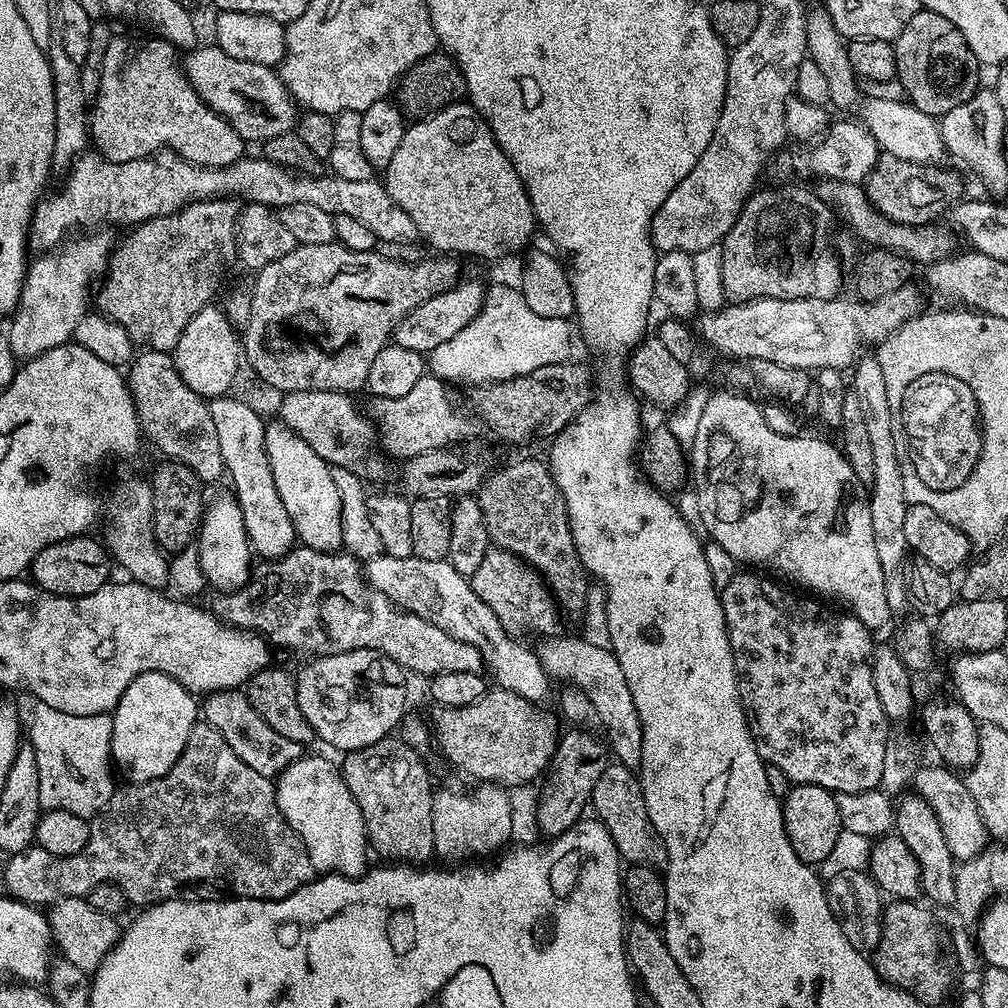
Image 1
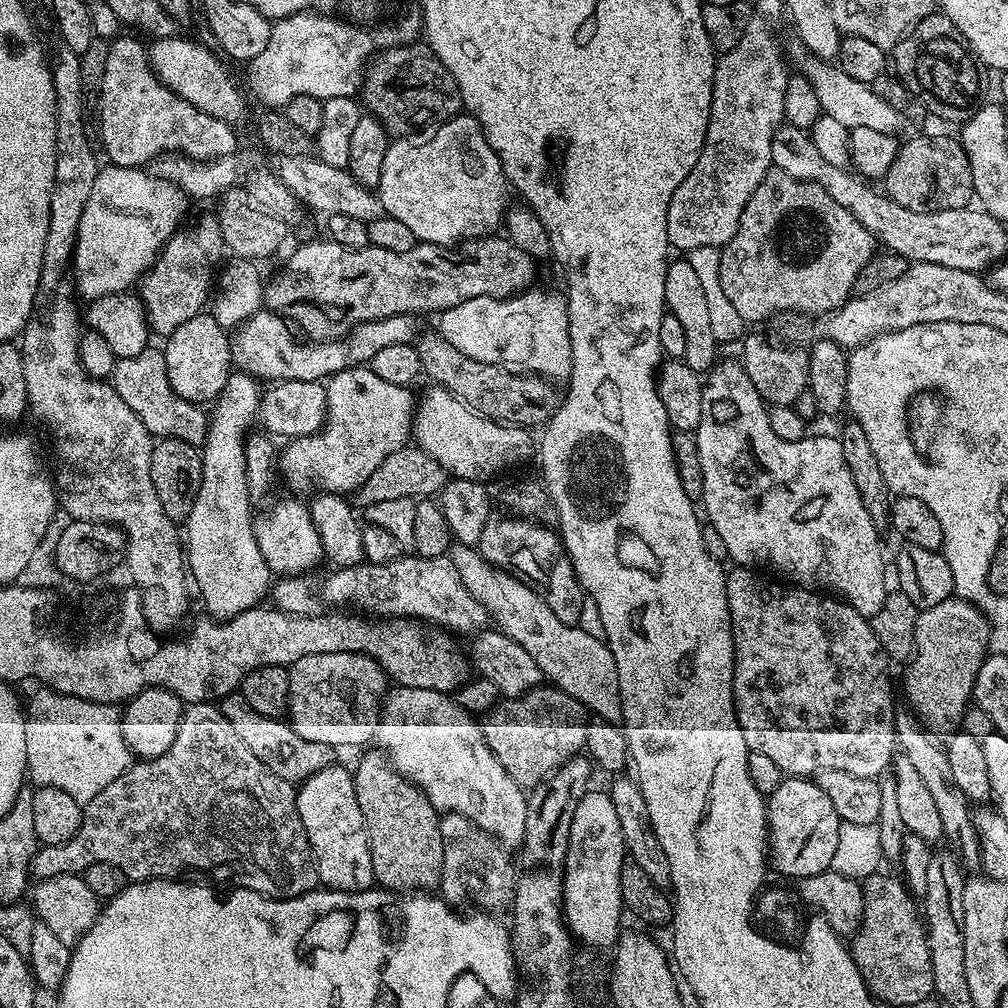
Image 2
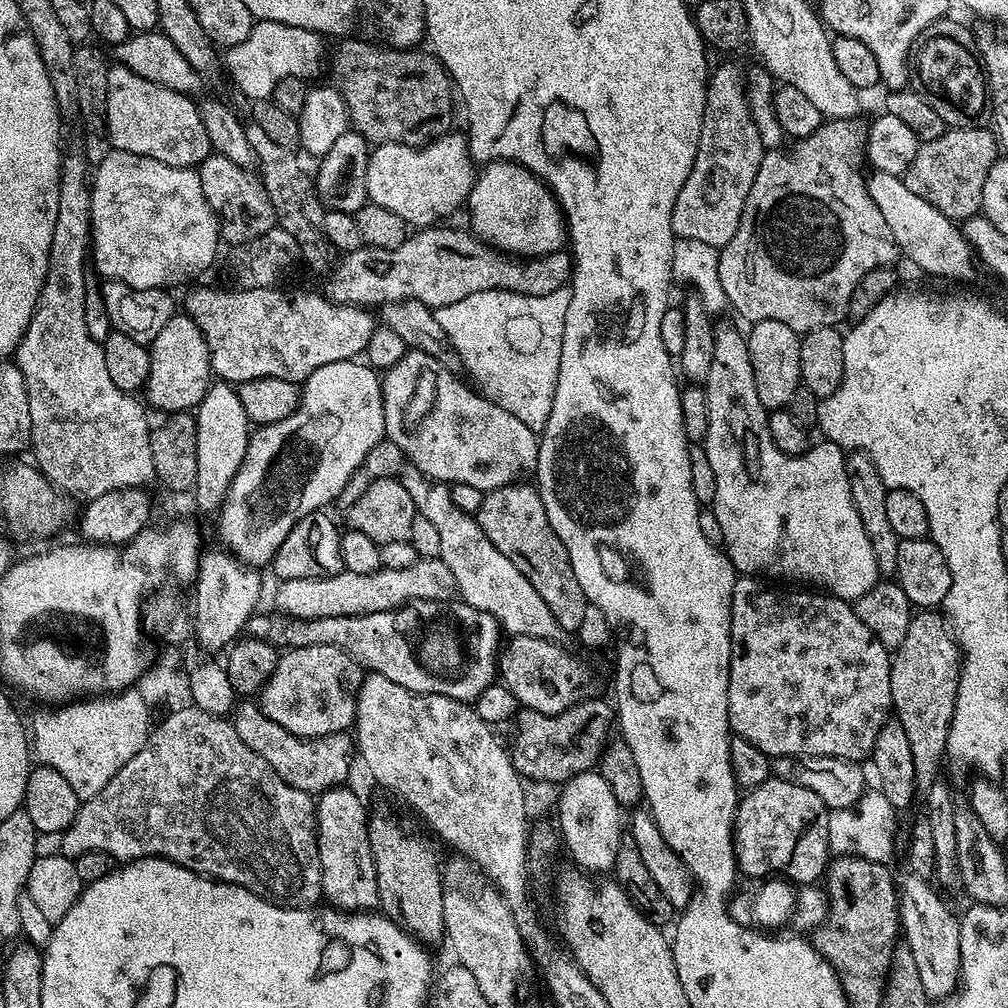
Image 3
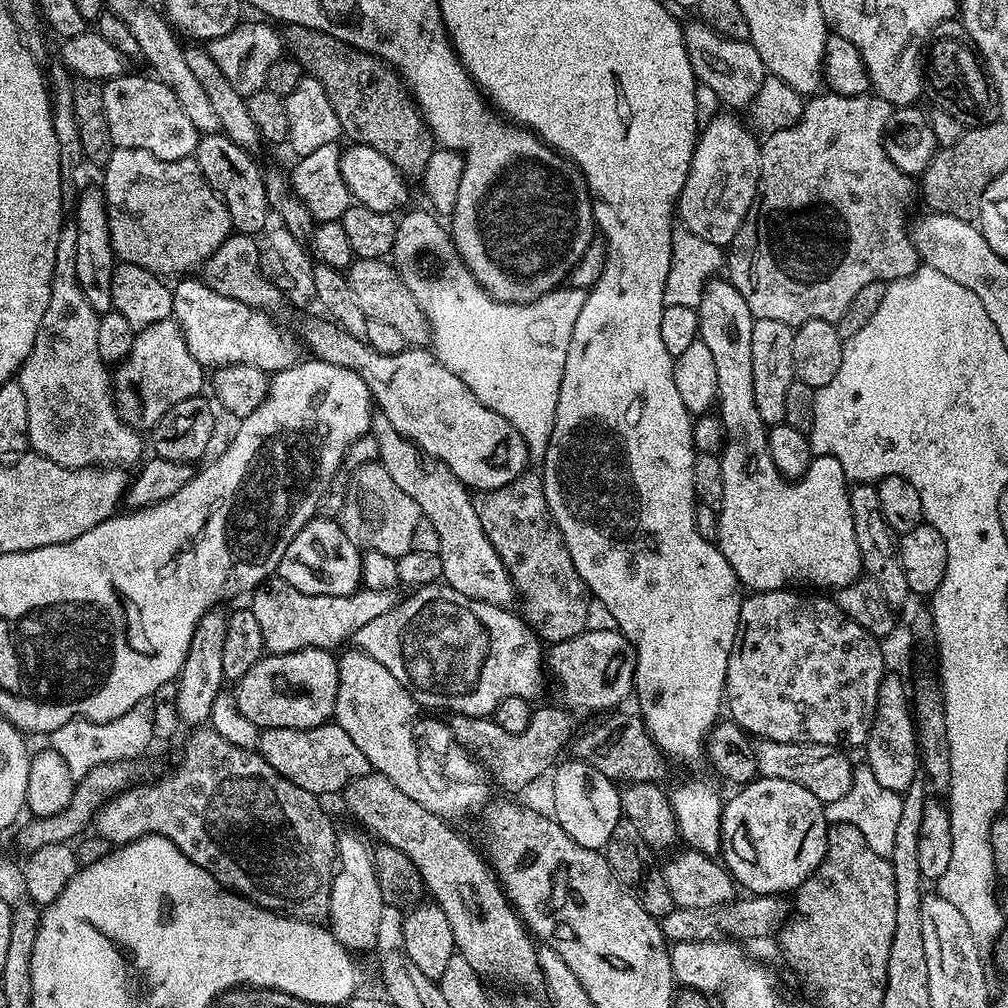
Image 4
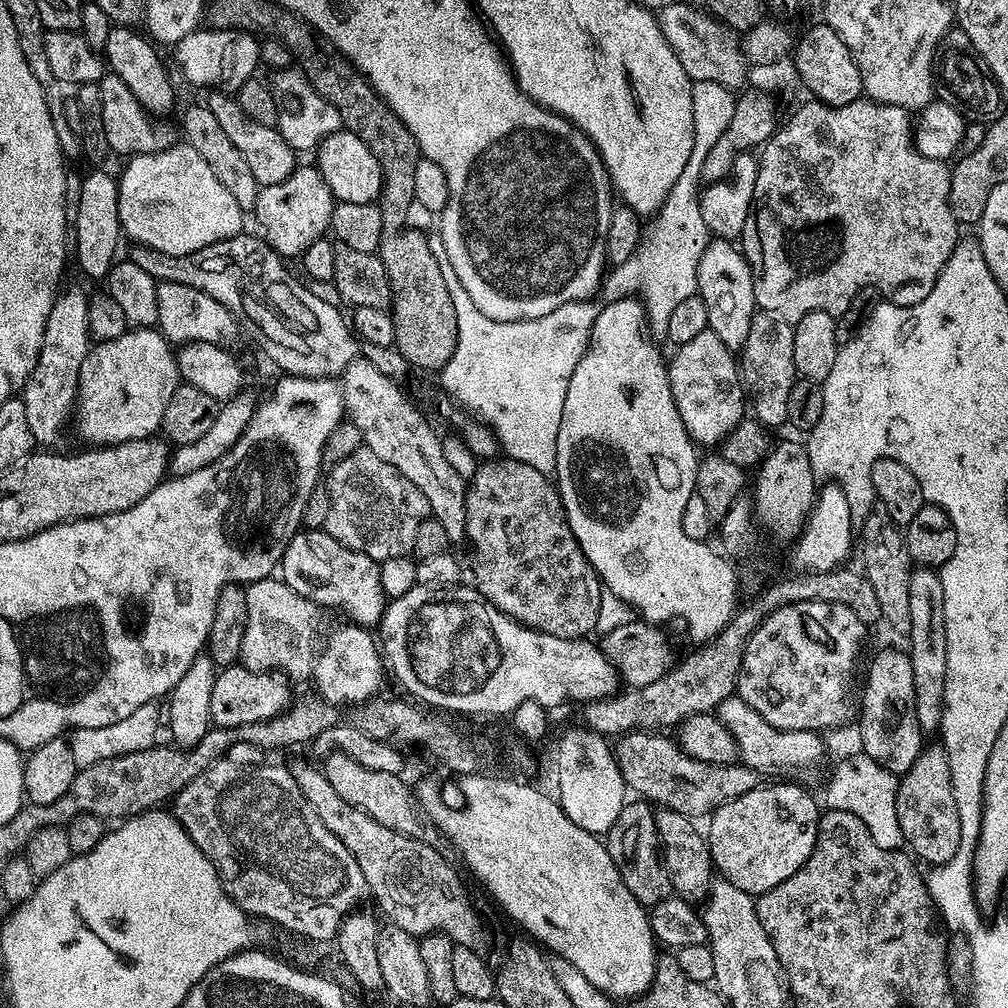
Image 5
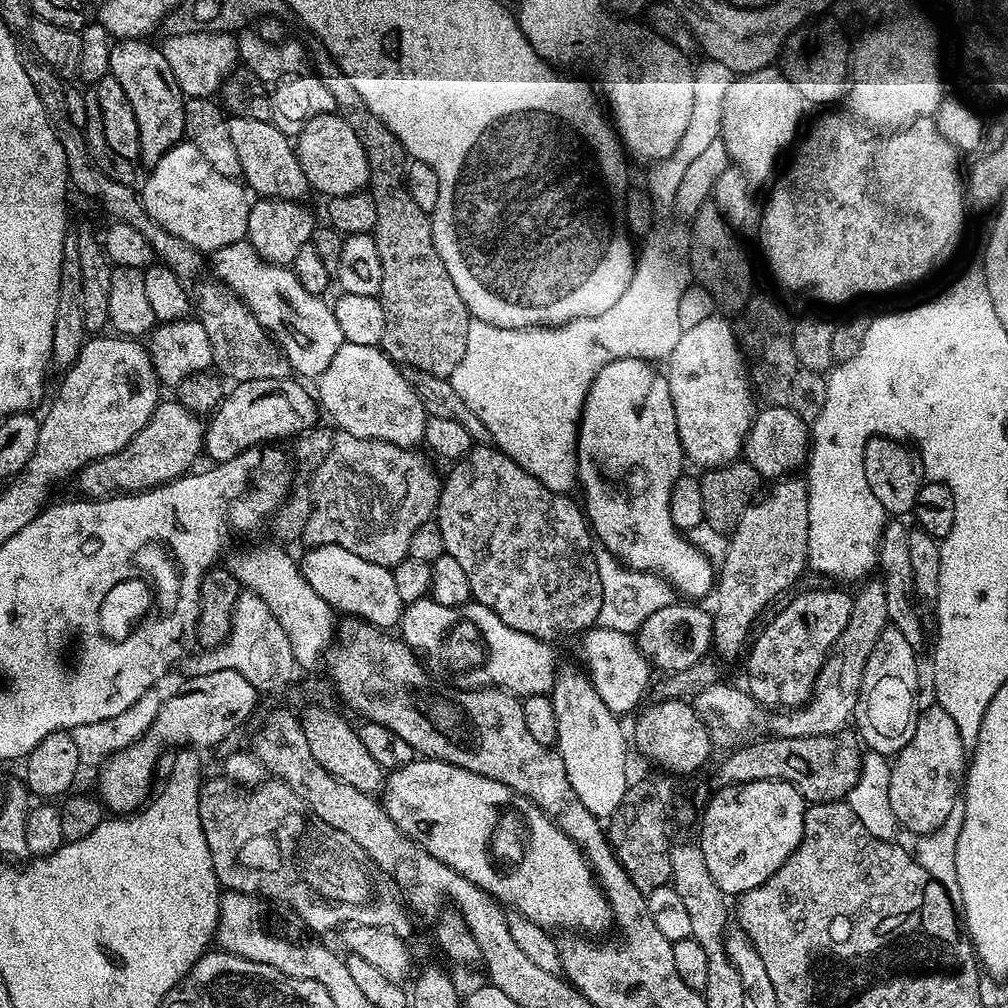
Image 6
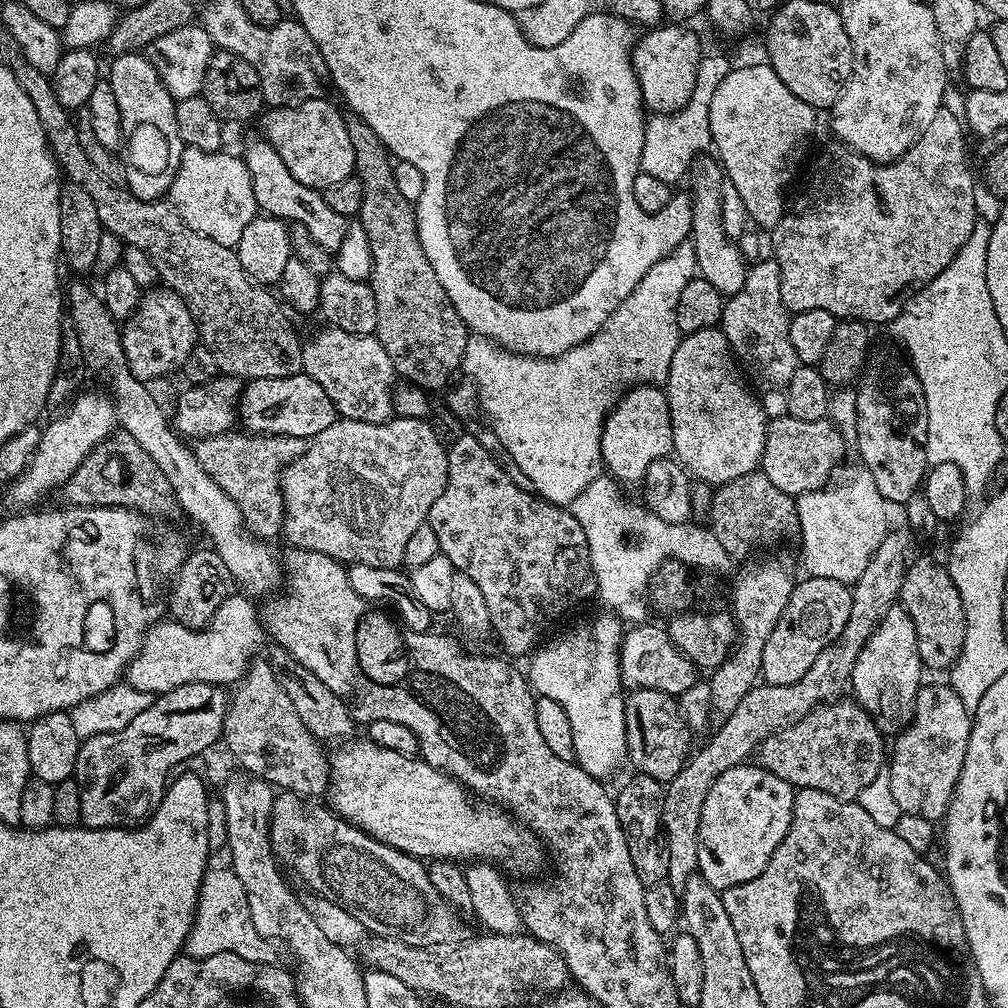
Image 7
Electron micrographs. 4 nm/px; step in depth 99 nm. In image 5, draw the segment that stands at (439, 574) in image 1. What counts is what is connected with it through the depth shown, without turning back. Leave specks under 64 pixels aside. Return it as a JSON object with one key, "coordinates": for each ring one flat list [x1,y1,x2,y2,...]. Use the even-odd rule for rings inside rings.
{"coordinates":[[280,578,258,580,247,585,244,593,246,634,242,638,239,663,255,672,282,672,292,682,307,681,322,644,320,627,324,624,325,613,320,605,290,590,290,586]]}

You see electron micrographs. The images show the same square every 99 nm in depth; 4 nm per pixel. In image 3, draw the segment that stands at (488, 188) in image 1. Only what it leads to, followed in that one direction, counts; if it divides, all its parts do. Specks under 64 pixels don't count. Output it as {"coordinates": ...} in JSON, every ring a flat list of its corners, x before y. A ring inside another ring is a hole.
{"coordinates":[[449,131,437,136,431,144,416,147,410,144,378,144,371,149,368,158,368,198,371,203,386,206,386,210,398,214,413,229,430,228,439,225,447,216,463,209,478,175,472,154,468,149,468,137,463,131]]}

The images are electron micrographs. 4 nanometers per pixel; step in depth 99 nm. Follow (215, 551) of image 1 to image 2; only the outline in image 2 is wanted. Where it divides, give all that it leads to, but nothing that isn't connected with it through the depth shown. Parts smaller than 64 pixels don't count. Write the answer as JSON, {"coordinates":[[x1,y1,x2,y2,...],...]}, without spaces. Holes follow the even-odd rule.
{"coordinates":[[239,370,229,373,226,386,210,412,207,438,201,447,202,483,184,521,187,571,197,585,205,613,218,622,257,607,272,585,272,573,258,548,254,514,250,512,252,497,246,482,244,448,248,428,259,413,261,395,255,377]]}

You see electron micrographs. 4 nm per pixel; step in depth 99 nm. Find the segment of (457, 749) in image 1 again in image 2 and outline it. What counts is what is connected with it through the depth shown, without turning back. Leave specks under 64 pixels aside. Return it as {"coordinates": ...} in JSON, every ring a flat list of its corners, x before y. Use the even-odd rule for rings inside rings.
{"coordinates":[[541,686,531,688,524,696,501,699,496,707,483,717,482,729,484,740,502,766,502,770,506,770,506,774,510,774,510,778,514,778,514,782,518,782,521,788,531,790,537,784,541,784,547,776,557,772,567,760,585,751,584,743,589,723,590,716,583,704,570,698,570,694,566,694,560,688]]}

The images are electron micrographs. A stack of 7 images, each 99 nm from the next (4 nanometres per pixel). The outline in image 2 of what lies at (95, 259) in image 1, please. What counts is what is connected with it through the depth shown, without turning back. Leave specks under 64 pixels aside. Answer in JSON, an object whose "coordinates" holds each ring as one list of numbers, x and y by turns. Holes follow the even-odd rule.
{"coordinates":[[113,163,101,167,86,210,82,210,82,222,78,222,70,265,70,276,76,279,83,299,97,300,107,292,128,292,131,284,133,287,152,267,164,243,185,223,188,204,189,197,181,188,165,184,143,167,123,168]]}

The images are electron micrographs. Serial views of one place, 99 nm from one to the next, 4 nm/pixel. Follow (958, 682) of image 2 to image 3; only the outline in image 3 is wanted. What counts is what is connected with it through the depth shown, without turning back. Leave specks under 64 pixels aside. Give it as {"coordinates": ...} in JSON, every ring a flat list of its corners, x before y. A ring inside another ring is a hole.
{"coordinates":[[920,610,913,615,907,627,906,638,891,653,891,657,892,712,902,730,906,730,906,738,910,741,916,791,925,794,938,780,941,775,940,763,946,760,962,663,960,646,939,611]]}

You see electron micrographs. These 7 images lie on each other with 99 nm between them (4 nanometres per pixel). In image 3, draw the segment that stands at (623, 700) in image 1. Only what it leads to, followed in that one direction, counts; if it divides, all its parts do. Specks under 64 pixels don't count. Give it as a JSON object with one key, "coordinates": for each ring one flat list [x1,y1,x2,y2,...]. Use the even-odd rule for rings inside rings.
{"coordinates":[[411,466,405,467,402,482,406,486,406,494,410,494,410,498,414,498,417,513,426,517,438,530,442,541,442,550,438,559,446,566,450,566,450,574,454,574,459,599,494,617,509,637,537,636,542,640,556,640,561,635,560,623,554,618,550,606,546,606,546,602,542,602,542,594,538,594,538,590,534,590,534,586,530,586,530,578,526,578,526,574,522,574,522,570,518,570,518,566,514,566,514,562,510,562,510,558,506,558,506,554,502,554,502,550,498,550,498,546,494,546,494,542,490,542,490,538,486,538,475,515,456,508,451,498,449,485,428,479]]}

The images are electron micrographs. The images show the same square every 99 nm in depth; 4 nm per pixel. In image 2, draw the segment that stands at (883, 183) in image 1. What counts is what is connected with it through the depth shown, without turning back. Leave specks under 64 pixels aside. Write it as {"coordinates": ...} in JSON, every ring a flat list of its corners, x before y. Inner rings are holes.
{"coordinates":[[916,136,901,145,884,179,885,193,904,209,914,213,962,209,973,201,973,175,969,159,957,137]]}

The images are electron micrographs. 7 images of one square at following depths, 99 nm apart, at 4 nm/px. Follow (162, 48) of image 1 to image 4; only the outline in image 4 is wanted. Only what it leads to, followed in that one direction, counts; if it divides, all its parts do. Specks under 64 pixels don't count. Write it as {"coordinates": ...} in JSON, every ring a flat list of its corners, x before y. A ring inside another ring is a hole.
{"coordinates":[[125,74,103,81,102,102,106,106,106,122,110,125,110,138,118,148,146,150,154,158,187,160,195,153,201,129,190,122,183,112,174,90,151,75]]}

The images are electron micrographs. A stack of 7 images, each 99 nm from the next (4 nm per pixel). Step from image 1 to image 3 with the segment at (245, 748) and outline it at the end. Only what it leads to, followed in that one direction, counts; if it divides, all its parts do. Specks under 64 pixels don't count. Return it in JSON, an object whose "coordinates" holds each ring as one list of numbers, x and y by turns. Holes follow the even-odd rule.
{"coordinates":[[240,702,231,717,238,738,258,754,290,786,309,794,329,792,332,788,341,787,352,772,354,760,354,740,348,732,335,732,329,736,295,736,290,734,278,722,266,718,266,714,256,702]]}

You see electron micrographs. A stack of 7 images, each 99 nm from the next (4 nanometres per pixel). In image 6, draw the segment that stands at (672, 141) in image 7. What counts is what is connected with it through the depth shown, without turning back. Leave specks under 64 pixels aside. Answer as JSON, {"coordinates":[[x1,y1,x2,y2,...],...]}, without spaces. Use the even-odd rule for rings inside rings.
{"coordinates":[[705,59,704,64,696,64,692,77,694,78,694,110,690,113,690,126,686,128,686,134,682,136,682,142,670,154,670,158,661,160,649,167,647,191,657,205,675,205,678,186,686,178,686,169,690,167,690,162,694,158,704,156,710,142,721,139,722,132,722,110,725,105,726,94,729,93,730,86,734,79,734,73,730,66,722,66,722,62]]}

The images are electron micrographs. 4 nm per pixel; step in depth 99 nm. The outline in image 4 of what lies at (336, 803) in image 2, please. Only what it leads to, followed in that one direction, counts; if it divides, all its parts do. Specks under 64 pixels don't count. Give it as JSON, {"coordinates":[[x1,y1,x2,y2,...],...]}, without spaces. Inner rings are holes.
{"coordinates":[[341,831,336,837,338,867,332,877,328,895,327,927,342,942,342,946,353,954,361,954,376,944,380,936,380,923,384,920,384,895,376,873,376,858,373,849,359,836,361,833]]}

